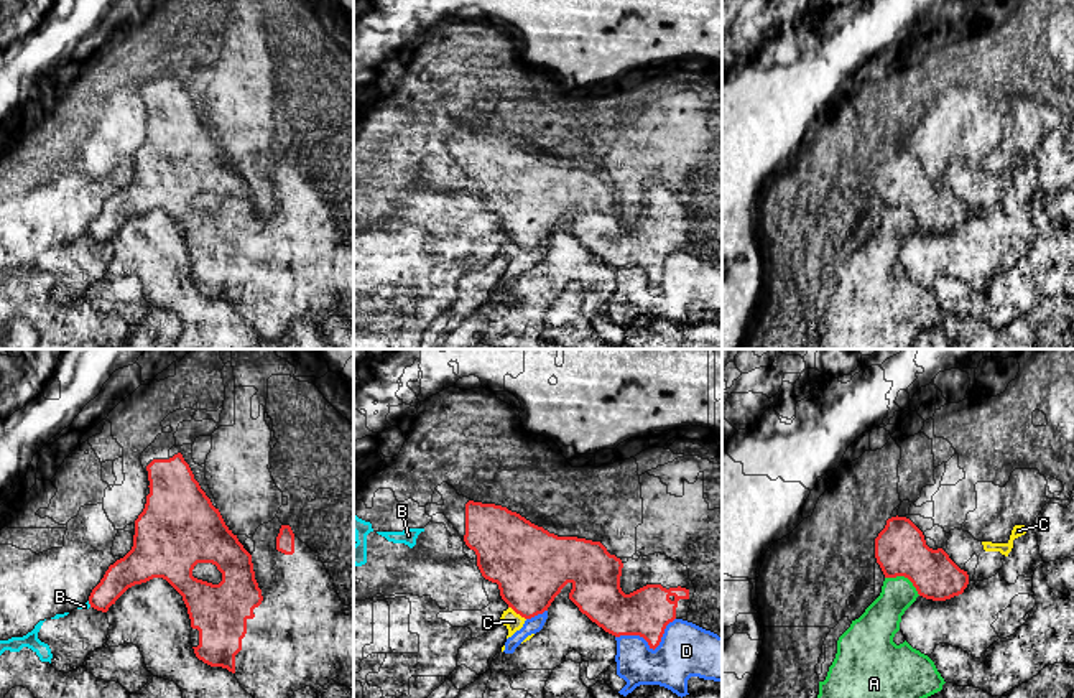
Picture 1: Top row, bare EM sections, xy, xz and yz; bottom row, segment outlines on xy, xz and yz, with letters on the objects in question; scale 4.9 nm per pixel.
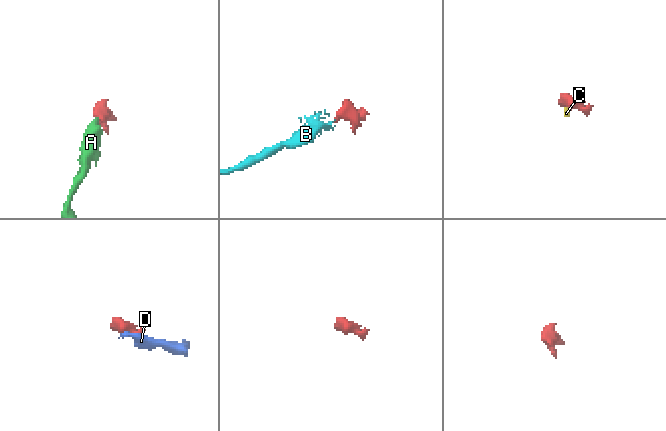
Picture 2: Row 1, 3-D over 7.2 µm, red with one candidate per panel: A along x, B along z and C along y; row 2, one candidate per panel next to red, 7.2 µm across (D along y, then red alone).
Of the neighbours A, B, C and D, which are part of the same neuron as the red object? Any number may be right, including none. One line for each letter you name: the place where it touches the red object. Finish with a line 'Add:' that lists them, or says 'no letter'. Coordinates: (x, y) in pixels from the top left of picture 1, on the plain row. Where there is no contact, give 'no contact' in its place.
B: xy (89, 234)
Add: B

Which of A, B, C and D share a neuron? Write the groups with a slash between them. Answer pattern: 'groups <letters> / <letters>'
groups A / B / C D

